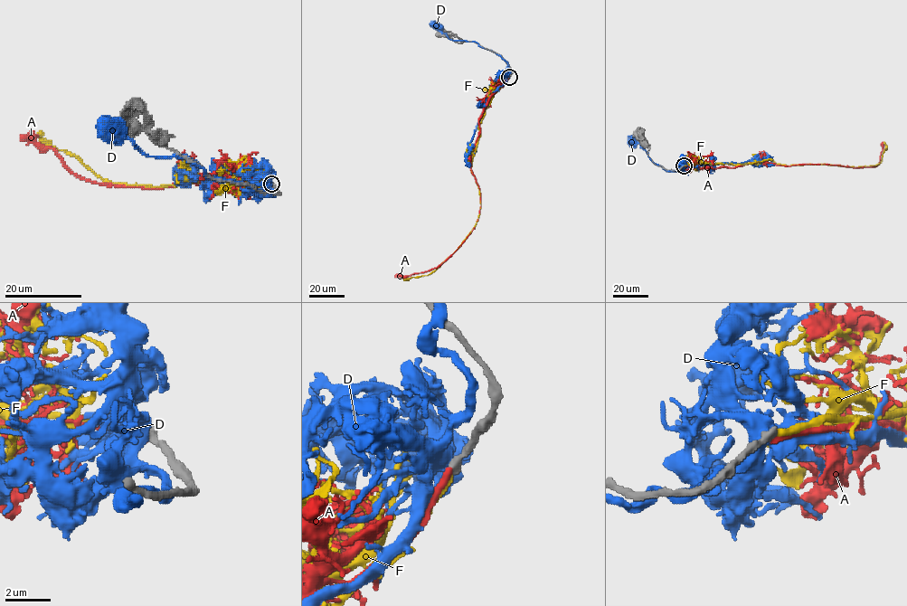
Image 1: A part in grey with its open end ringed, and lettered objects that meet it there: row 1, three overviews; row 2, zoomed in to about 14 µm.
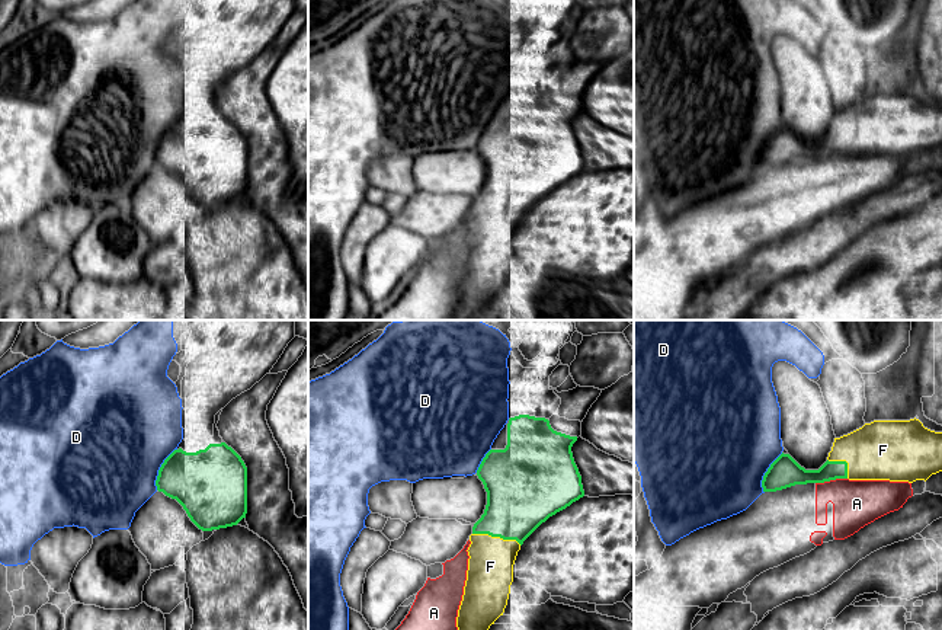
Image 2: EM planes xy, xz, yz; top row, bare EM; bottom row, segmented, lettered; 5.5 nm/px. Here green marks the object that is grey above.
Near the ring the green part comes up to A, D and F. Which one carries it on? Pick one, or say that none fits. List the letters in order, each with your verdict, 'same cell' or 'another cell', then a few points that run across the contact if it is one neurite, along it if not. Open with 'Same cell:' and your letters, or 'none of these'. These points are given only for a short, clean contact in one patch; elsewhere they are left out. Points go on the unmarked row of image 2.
Same cell: F
A: another cell
D: another cell
F: same cell

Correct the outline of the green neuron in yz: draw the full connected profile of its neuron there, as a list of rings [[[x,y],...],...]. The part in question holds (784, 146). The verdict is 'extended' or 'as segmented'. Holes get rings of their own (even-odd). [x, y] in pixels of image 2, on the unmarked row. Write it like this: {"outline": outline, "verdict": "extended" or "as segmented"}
{"outline": [[[919,93],[874,95],[862,102],[834,112],[827,135],[818,144],[805,144],[789,128],[781,128],[763,150],[763,166],[776,166],[795,159],[824,157],[836,153],[849,154],[927,154],[942,145],[942,106],[923,100]]], "verdict": "extended"}

